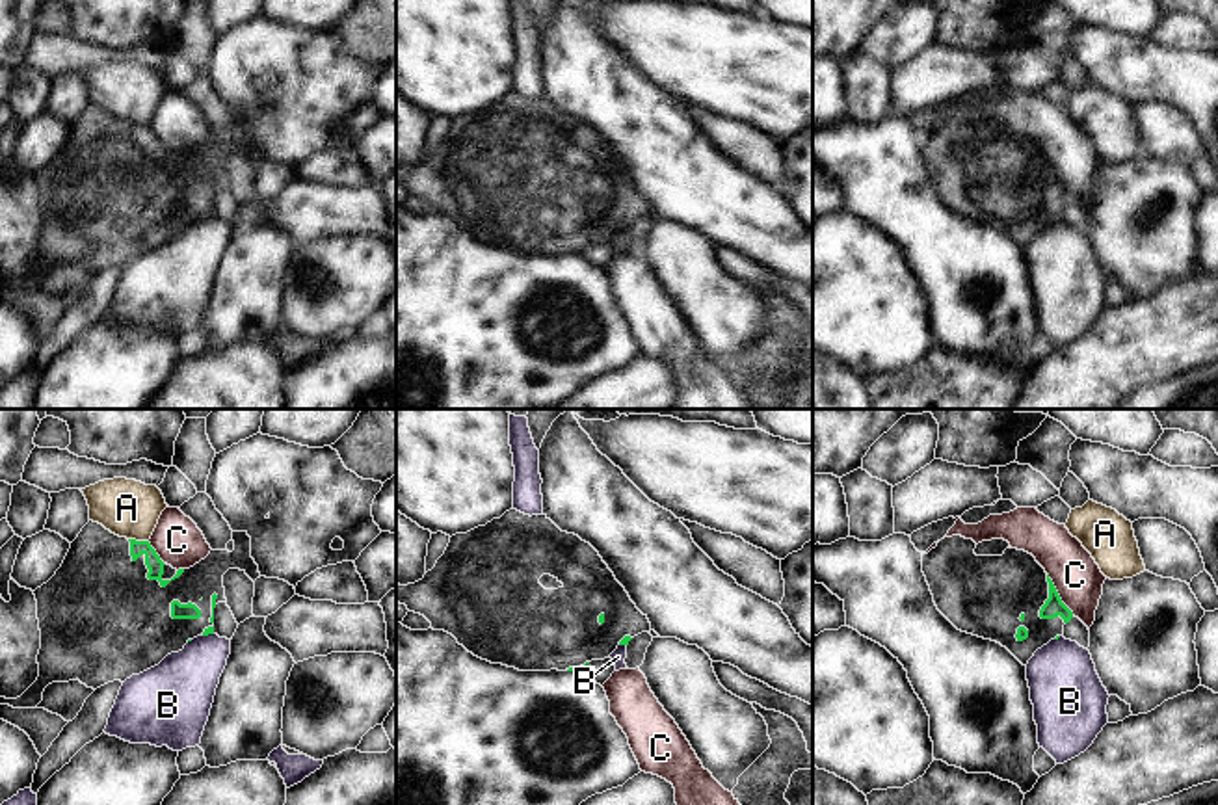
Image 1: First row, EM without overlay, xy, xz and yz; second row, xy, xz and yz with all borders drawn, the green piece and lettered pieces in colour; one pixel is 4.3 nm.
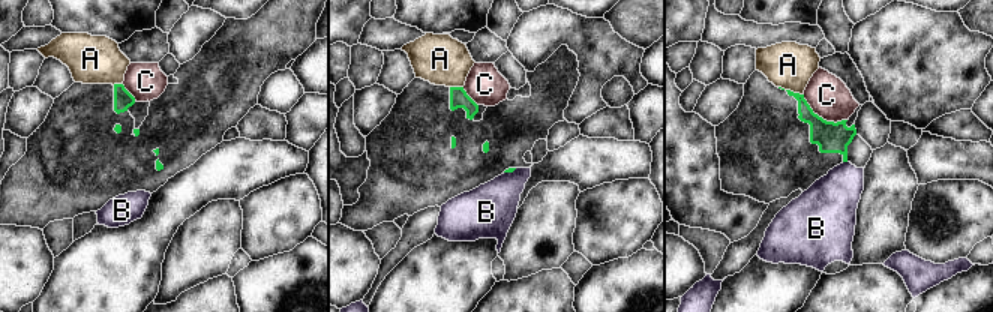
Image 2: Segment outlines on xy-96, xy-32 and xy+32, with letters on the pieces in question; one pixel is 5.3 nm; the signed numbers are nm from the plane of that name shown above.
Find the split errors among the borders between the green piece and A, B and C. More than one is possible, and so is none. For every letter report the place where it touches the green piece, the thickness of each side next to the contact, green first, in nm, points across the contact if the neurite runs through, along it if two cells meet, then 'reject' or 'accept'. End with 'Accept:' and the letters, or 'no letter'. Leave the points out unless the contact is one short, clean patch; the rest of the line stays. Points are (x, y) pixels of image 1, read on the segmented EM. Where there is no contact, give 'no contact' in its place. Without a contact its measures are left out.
A: contact xy (138, 541); calibres 70 and 240 nm; border xy (129, 538), (147, 541); reject
B: contact xy (207, 634); calibres 30 and 280 nm; border xy (212, 633), (203, 636); reject
C: contact yz (1057, 593); calibres 90 and 200 nm; reject
Accept: no letter

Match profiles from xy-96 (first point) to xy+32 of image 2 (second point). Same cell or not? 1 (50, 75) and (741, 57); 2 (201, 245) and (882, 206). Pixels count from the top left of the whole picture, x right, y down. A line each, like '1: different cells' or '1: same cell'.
1: same cell
2: same cell

